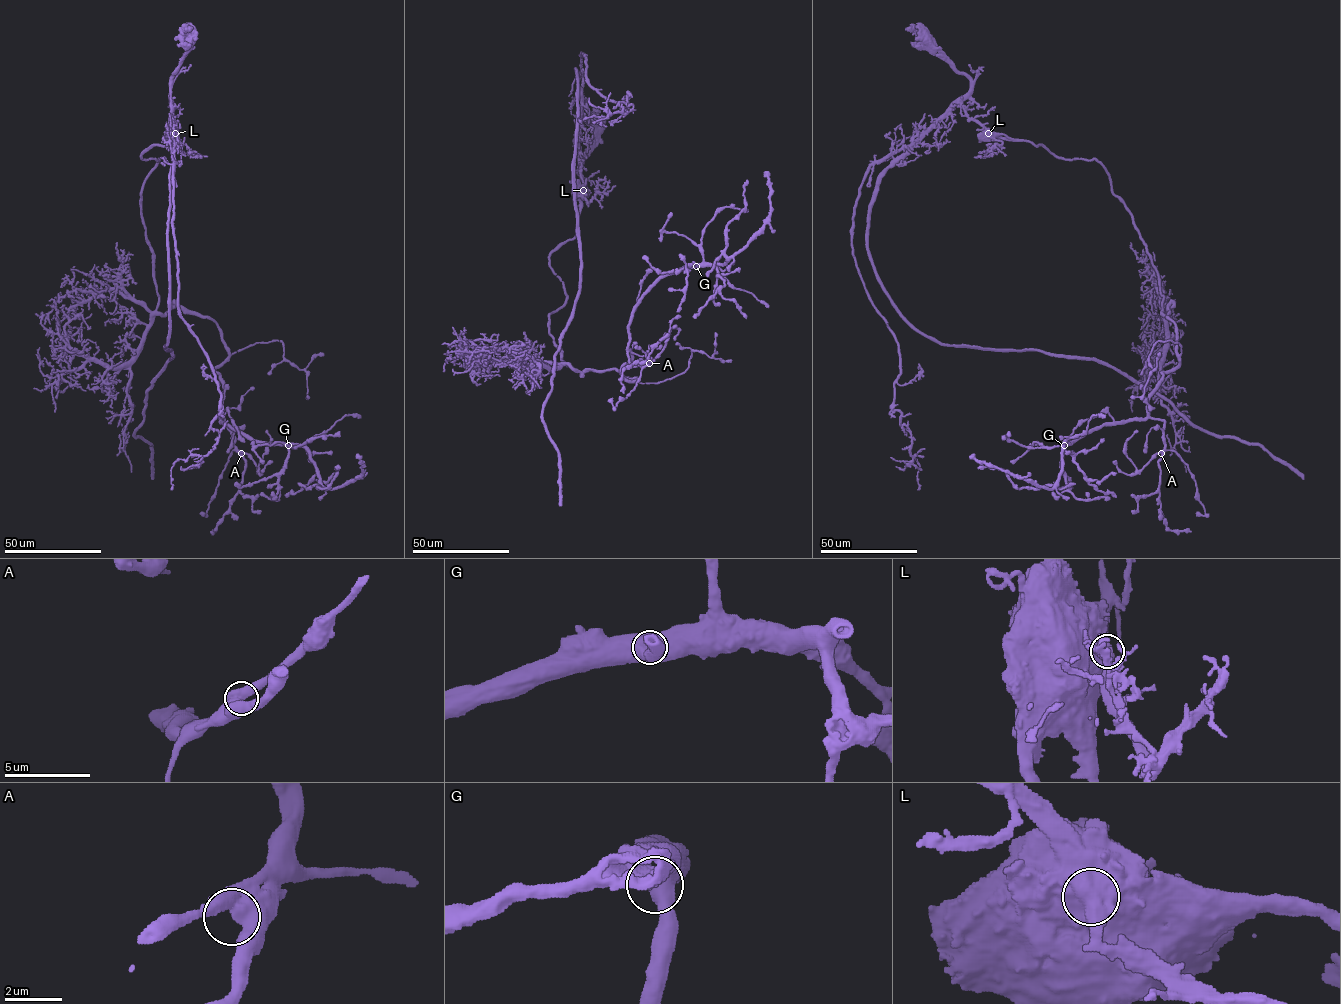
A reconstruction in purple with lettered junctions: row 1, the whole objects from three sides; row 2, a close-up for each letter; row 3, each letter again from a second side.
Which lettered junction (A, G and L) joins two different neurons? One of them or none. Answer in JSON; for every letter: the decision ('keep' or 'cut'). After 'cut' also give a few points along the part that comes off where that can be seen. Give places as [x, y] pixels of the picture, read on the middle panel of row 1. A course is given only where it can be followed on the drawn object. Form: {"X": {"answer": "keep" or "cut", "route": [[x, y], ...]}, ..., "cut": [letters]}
{"A": {"answer": "keep"}, "G": {"answer": "keep"}, "L": {"answer": "cut", "route": [[583, 190], [575, 70], [580, 294], [555, 356], [552, 390], [542, 408], [544, 428], [557, 451], [561, 505]]}, "cut": ["L"]}

